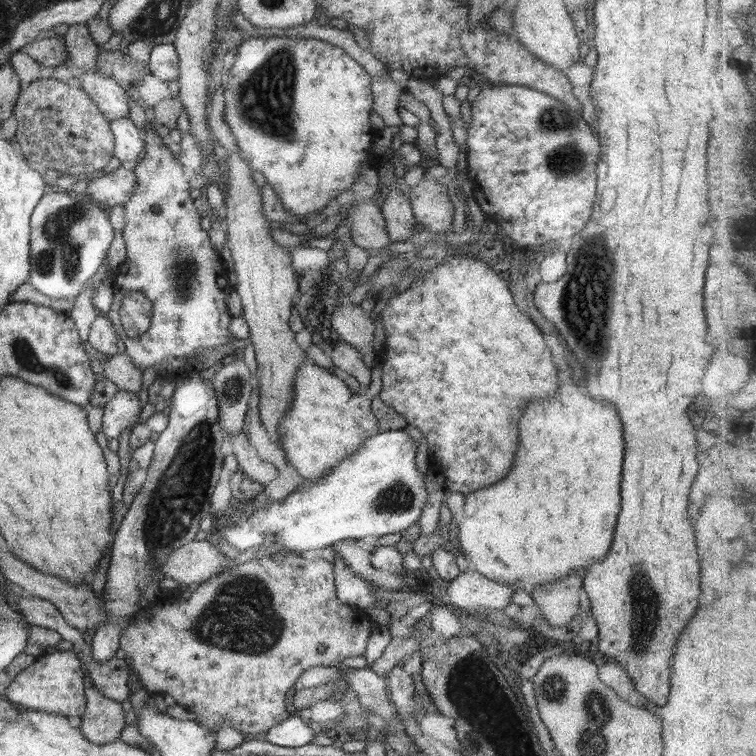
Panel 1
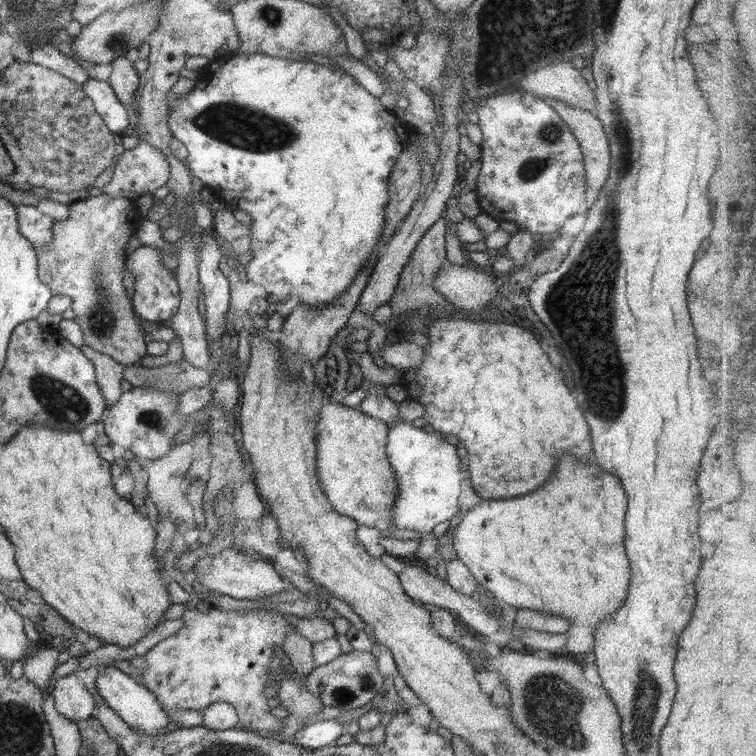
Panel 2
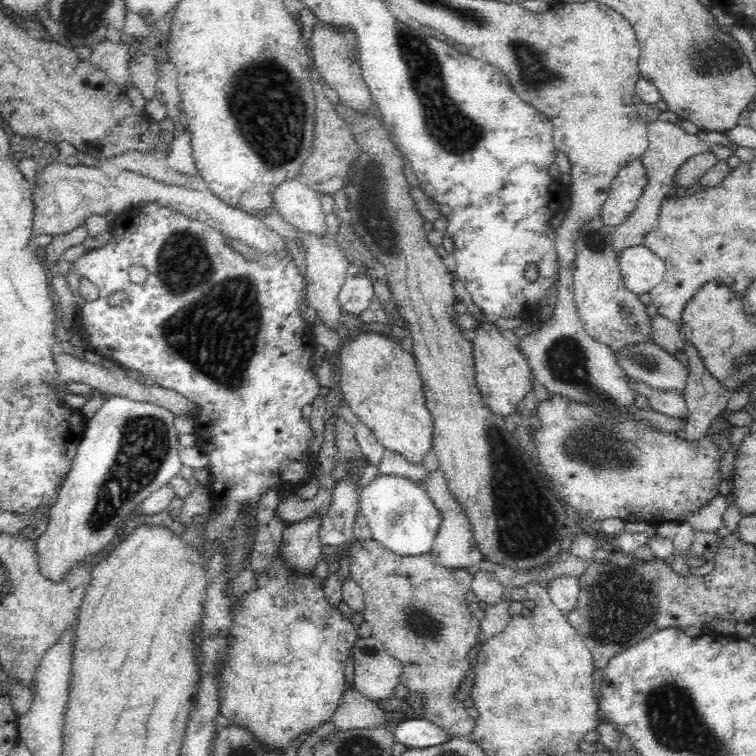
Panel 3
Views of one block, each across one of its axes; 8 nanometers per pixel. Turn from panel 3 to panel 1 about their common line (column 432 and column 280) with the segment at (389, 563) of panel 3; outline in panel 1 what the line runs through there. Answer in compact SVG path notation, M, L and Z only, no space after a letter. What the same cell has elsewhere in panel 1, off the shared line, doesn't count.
M298 554L283 556L282 559L262 559L262 561L248 561L240 566L232 566L228 571L212 577L208 582L202 583L196 591L187 594L185 588L162 588L160 596L154 605L148 606L145 610L140 610L131 618L130 624L120 635L120 650L126 651L131 658L131 665L135 673L139 676L141 683L147 692L171 694L178 706L185 707L197 716L197 721L210 730L216 730L221 724L229 722L247 737L254 734L264 734L270 727L278 726L279 723L290 717L286 711L284 695L298 677L308 668L315 666L336 667L337 664L349 656L360 656L364 654L369 638L373 632L378 632L380 625L370 619L362 609L354 609L346 606L338 600L335 587L334 564L318 559L316 561L304 559Z

